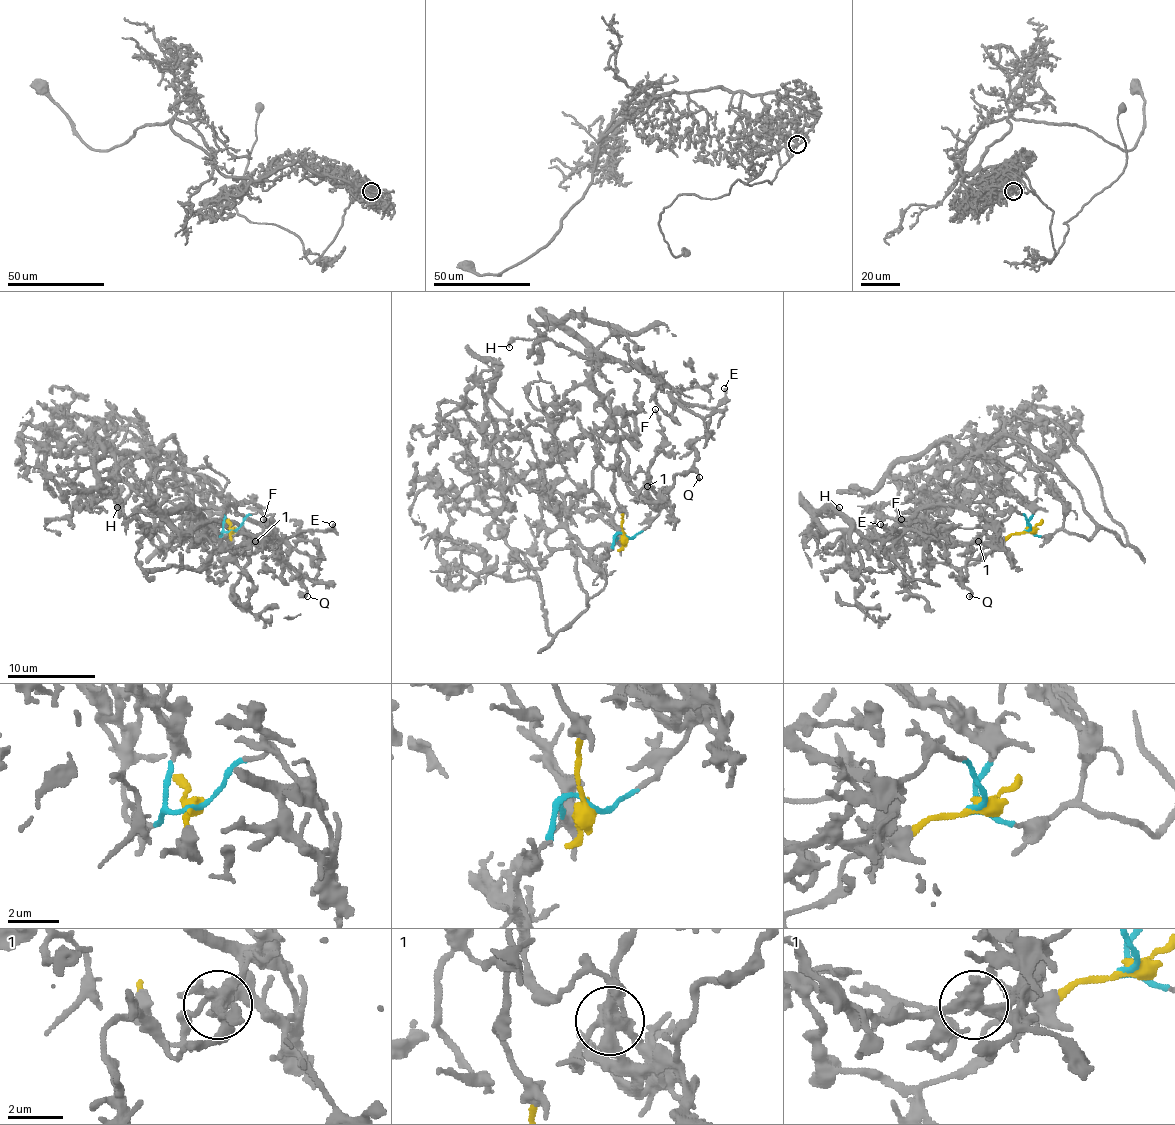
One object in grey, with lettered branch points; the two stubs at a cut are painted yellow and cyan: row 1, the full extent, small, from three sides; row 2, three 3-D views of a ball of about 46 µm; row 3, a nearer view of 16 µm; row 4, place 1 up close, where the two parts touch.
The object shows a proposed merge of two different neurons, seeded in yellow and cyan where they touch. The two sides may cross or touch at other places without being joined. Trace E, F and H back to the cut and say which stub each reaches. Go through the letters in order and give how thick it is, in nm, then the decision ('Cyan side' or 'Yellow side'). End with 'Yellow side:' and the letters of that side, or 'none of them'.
E: Thickness 200 nm. Yellow side
F: Thickness 160 nm. Yellow side
H: Thickness 190 nm. Yellow side
Yellow side: E, F, H

